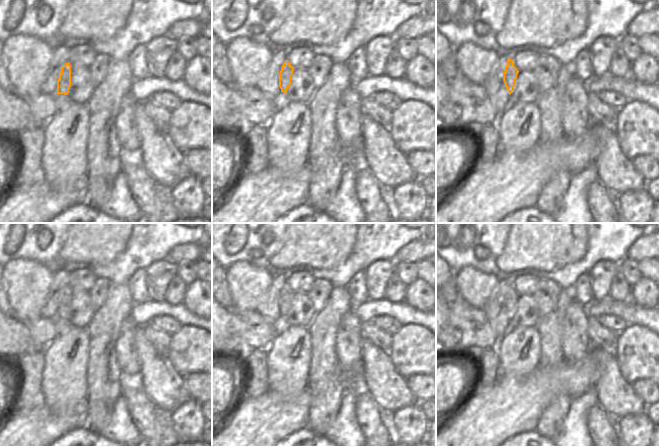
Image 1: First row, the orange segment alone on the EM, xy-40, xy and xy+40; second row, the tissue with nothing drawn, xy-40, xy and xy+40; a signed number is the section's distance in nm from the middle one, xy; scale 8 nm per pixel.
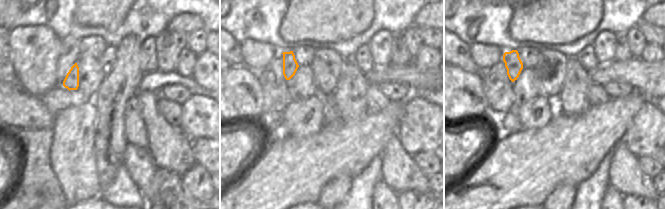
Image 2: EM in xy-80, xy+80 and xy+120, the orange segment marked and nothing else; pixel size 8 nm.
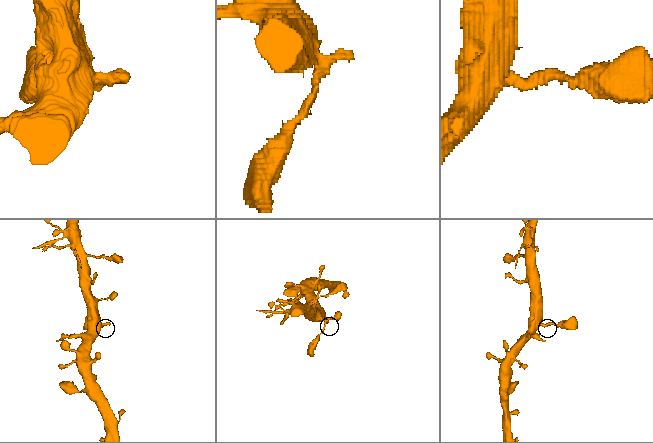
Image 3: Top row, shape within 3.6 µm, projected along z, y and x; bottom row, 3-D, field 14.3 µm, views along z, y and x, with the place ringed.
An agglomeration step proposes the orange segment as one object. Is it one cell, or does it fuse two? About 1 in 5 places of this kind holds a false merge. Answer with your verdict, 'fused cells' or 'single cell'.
single cell

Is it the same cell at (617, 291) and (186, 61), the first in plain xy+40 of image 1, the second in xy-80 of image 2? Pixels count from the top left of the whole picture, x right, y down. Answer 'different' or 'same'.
same

